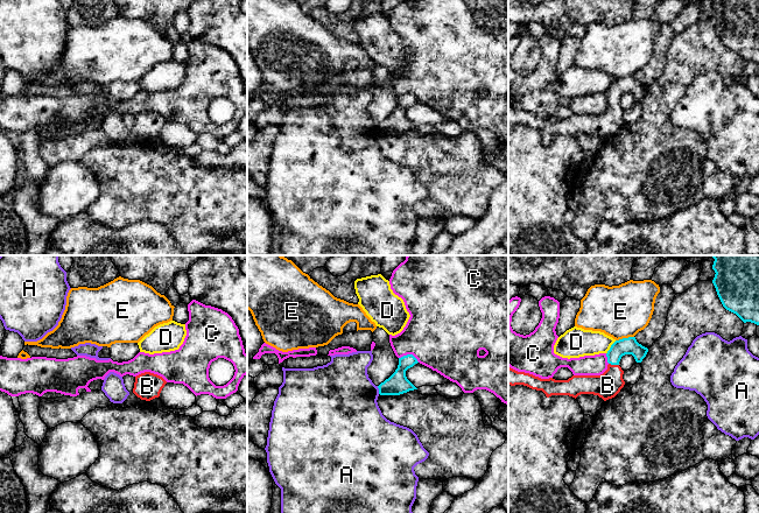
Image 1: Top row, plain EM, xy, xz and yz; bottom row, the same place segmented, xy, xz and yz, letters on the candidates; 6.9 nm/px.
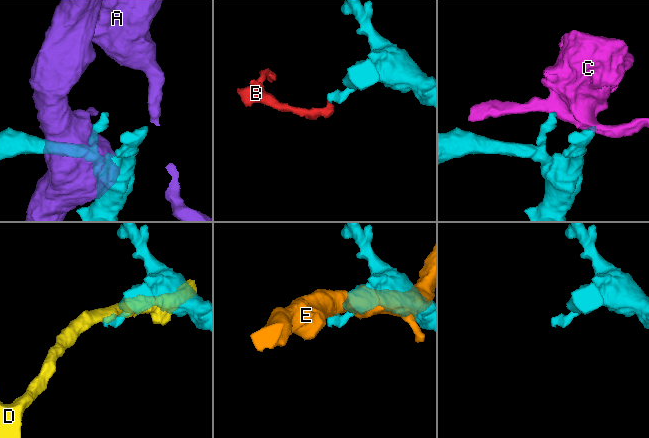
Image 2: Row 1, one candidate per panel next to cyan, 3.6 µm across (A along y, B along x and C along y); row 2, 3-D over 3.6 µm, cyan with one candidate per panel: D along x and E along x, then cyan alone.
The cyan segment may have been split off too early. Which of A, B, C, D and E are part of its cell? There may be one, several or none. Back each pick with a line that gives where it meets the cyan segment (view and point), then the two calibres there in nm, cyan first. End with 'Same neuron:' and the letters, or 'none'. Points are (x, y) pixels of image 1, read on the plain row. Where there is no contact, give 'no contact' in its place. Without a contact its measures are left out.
B: contact yz (613, 103); calibres 120 and 180 nm
Same neuron: B

